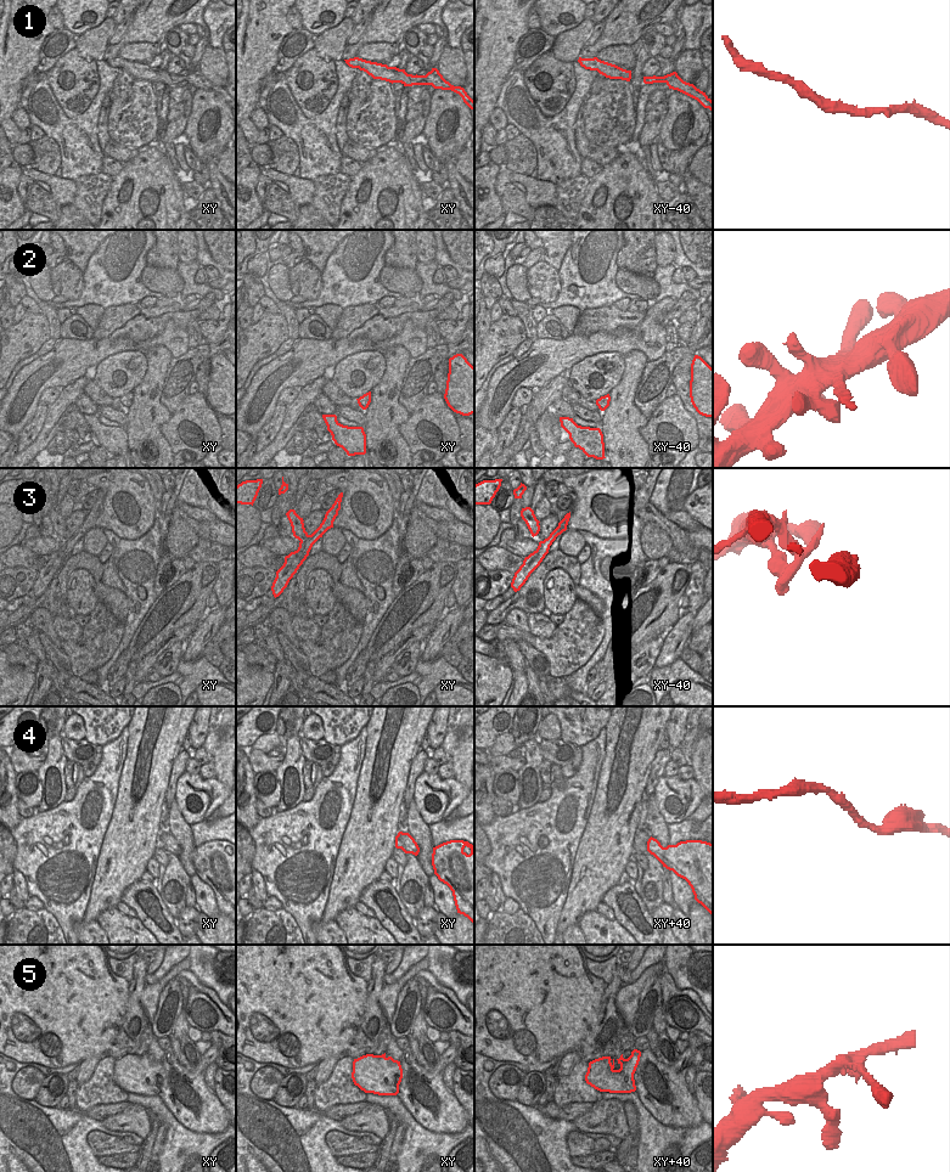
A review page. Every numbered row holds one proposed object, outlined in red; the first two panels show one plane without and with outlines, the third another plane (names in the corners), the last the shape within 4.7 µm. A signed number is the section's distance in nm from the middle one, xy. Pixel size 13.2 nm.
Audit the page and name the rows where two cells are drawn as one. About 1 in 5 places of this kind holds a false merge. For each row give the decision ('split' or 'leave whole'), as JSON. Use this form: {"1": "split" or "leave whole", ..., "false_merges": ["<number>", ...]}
{"1": "leave whole", "2": "leave whole", "3": "leave whole", "4": "leave whole", "5": "leave whole", "false_merges": []}

